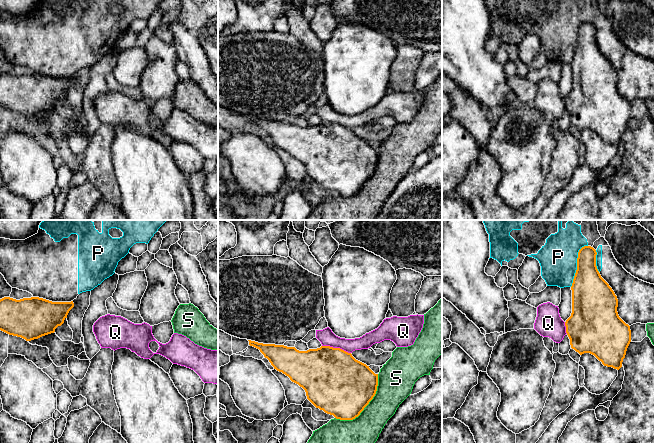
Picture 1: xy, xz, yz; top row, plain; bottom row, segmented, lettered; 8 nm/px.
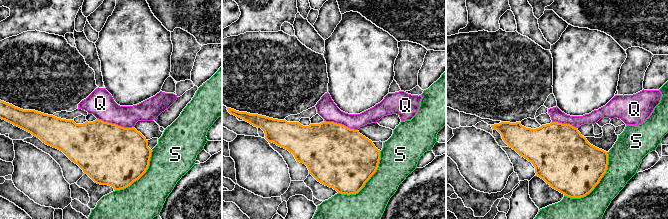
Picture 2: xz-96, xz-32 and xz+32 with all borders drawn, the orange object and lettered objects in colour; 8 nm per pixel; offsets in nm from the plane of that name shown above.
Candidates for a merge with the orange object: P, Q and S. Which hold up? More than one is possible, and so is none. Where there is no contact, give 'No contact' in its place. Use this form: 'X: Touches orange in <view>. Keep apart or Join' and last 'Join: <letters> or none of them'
P: Touches orange in yz. Keep apart
Q: Touches orange in xz. Keep apart
S: Touches orange in xz. Keep apart
Join: none of them

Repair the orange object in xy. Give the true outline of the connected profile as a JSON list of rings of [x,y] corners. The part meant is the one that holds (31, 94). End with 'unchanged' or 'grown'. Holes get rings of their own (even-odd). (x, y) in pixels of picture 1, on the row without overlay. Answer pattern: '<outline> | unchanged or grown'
[[[10,73],[0,75],[0,106],[26,117],[38,115],[55,108],[64,99],[69,87],[74,83],[71,78],[52,78],[39,73],[16,76]]] | unchanged

